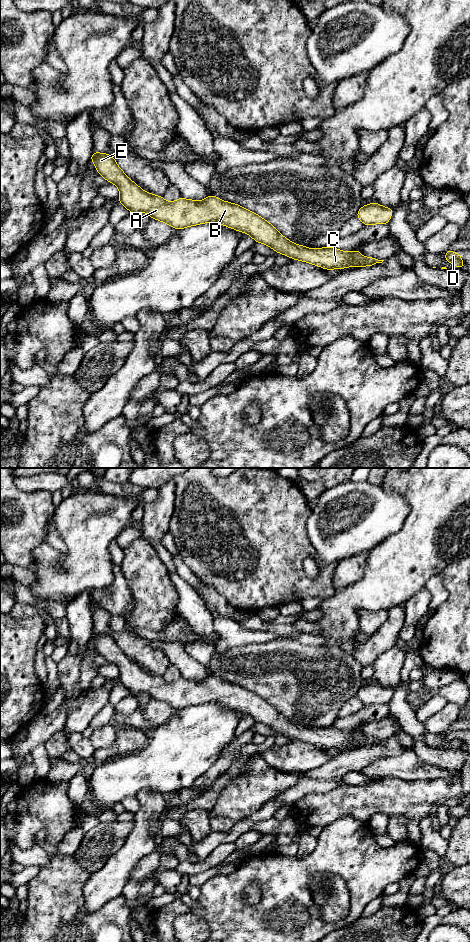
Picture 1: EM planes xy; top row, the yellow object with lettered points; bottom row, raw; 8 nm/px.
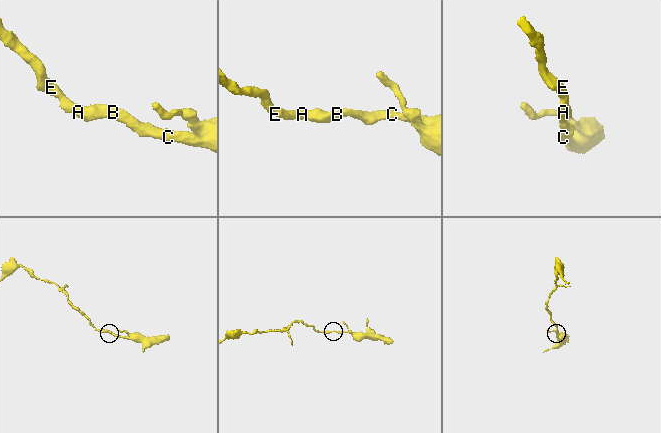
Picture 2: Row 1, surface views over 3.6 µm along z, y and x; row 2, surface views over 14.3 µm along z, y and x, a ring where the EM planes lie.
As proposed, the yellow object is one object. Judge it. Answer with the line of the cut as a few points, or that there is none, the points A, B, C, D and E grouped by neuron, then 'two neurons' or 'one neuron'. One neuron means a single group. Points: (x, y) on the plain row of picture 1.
no cut; A B C D E; one neuron

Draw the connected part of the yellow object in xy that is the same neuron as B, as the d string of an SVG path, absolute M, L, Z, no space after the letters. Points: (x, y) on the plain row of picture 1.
M93 632L91 639L97 653L108 663L114 663L119 671L119 682L131 694L148 693L153 699L164 702L180 710L185 707L209 702L217 702L234 710L250 715L257 723L270 726L274 731L292 739L320 746L326 750L354 748L382 743L372 737L363 737L359 730L345 732L333 726L310 729L297 725L254 692L238 684L222 681L209 675L202 681L180 677L174 682L167 682L162 676L147 673L134 663L119 648L114 637L105 633Z

